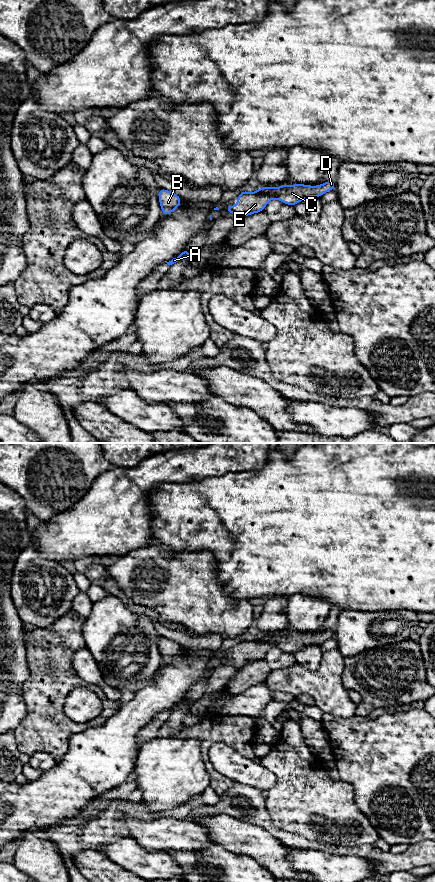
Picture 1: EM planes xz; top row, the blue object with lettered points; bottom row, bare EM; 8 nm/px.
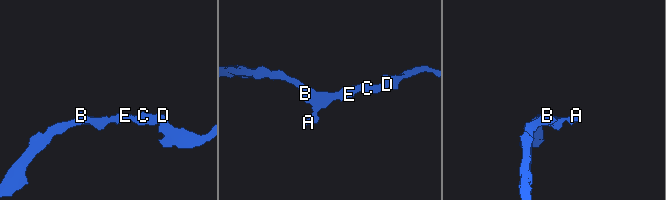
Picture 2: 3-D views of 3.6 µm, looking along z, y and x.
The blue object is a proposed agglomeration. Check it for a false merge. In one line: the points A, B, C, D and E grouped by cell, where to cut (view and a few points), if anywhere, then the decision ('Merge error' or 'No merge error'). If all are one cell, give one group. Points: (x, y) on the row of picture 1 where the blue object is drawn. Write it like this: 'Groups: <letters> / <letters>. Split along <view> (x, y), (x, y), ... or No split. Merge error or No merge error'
Groups: A B C D E. No split. No merge error

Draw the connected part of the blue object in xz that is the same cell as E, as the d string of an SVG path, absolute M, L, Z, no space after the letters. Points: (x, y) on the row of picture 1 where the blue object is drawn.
M335 181L324 182L318 186L294 184L281 185L276 188L269 186L259 188L255 192L242 190L237 197L237 206L227 205L226 210L233 215L237 213L237 218L242 219L247 215L264 211L267 203L272 199L277 199L287 205L295 206L308 197L321 197L324 193L335 190Z

